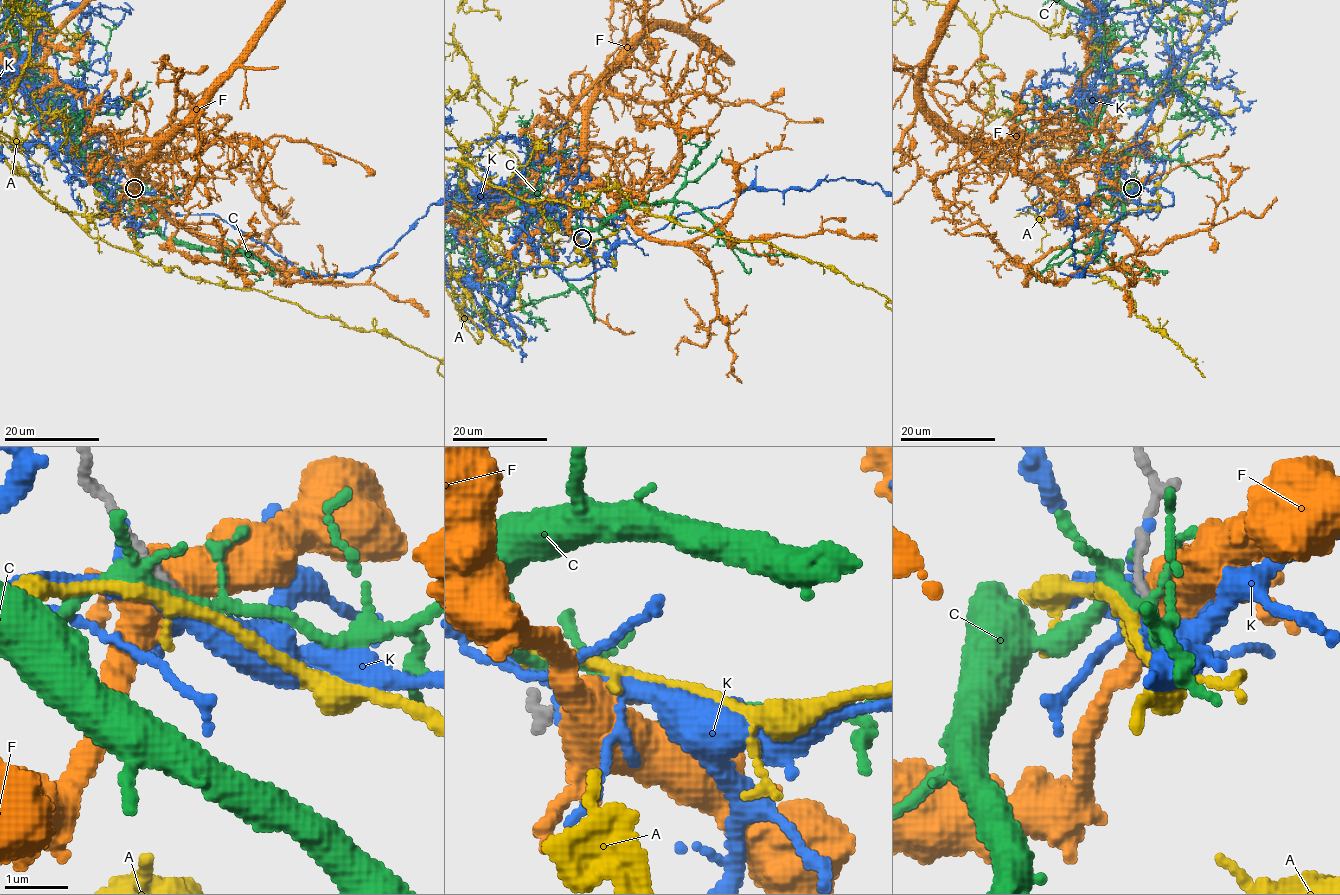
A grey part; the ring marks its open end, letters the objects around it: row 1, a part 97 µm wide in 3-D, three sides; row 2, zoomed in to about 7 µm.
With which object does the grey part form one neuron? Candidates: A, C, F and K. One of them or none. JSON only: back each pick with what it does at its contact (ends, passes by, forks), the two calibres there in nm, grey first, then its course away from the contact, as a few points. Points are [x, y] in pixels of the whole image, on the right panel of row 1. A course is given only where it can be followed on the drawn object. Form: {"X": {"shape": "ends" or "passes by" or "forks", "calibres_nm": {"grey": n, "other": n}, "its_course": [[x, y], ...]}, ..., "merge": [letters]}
{"merge": []}

